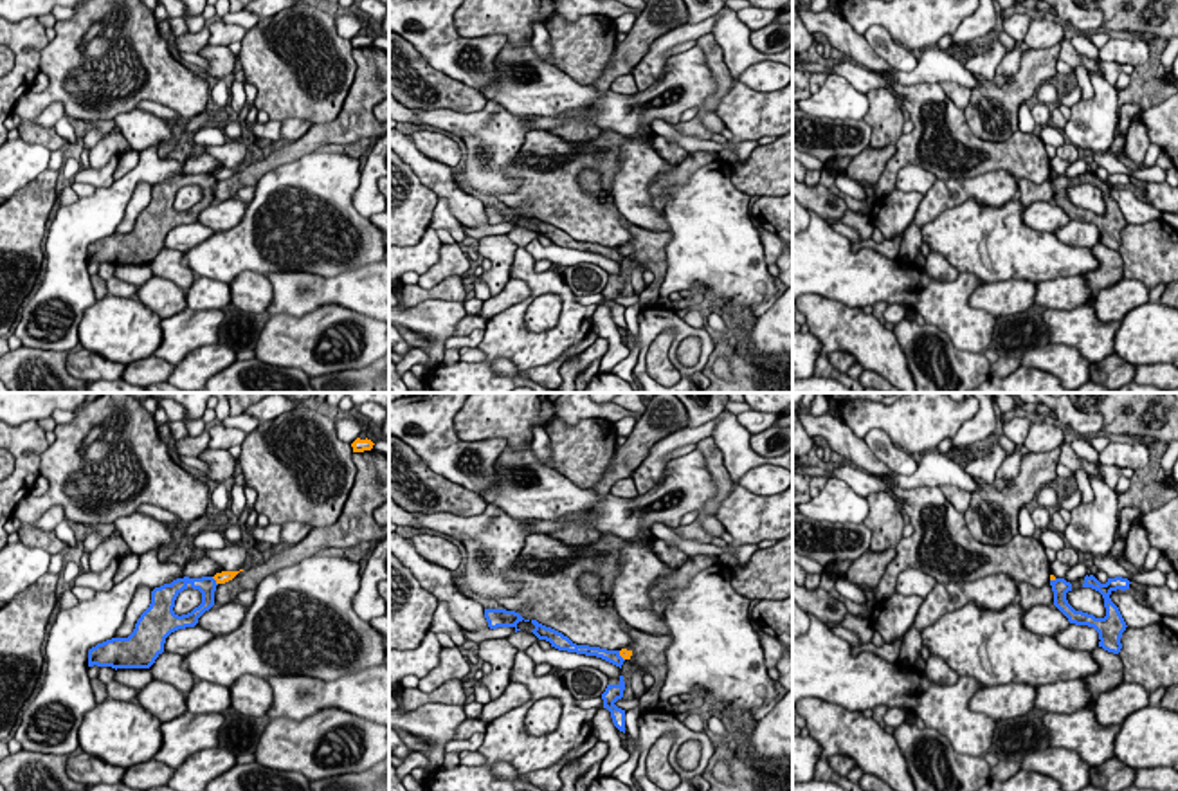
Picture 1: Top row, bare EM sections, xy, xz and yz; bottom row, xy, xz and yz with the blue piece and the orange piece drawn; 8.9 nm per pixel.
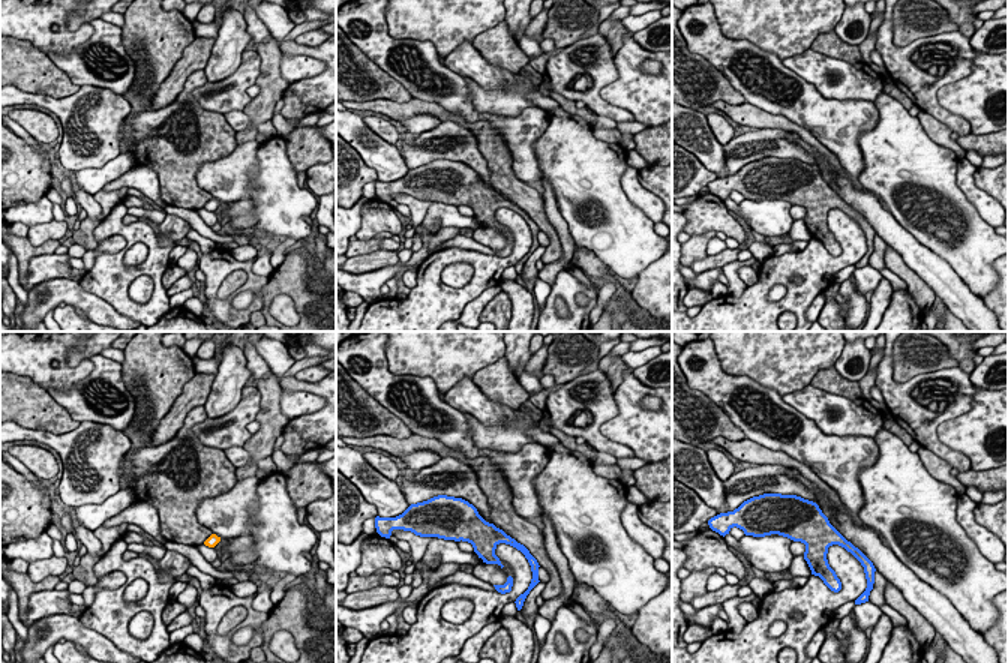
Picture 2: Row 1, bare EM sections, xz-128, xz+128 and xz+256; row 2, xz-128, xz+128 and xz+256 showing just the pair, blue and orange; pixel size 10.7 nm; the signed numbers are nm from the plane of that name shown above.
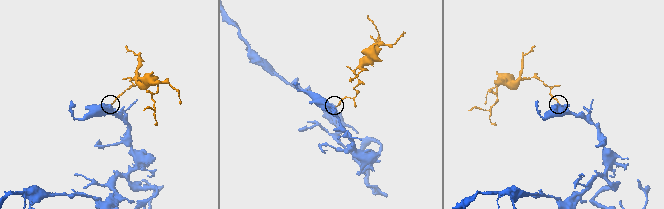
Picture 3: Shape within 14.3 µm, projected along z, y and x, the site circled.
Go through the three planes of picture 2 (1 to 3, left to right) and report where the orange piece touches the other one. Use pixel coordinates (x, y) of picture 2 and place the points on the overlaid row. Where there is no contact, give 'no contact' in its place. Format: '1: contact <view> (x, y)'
1: no contact
2: no contact
3: no contact

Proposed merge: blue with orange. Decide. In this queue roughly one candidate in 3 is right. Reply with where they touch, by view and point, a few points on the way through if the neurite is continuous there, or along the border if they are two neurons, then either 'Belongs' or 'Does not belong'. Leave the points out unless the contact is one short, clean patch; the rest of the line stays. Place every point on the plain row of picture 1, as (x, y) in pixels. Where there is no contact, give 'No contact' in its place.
Touches blue at xy (215, 177). Boundary: xy (211, 173), (217, 181). Does not belong

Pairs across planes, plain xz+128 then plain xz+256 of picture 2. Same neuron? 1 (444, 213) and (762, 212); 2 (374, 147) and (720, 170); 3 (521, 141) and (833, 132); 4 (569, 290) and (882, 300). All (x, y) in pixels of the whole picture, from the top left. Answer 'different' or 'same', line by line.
1: same
2: same
3: same
4: different

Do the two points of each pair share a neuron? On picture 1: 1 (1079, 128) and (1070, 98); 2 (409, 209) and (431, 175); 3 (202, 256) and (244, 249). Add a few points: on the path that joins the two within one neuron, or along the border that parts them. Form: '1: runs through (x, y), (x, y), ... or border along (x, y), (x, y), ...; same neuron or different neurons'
1: border along (1081, 98), (1070, 109); different neurons
2: border along (407, 163), (416, 177), (438, 195); different neurons
3: runs through (213, 256), (224, 256), (233, 251); same neuron

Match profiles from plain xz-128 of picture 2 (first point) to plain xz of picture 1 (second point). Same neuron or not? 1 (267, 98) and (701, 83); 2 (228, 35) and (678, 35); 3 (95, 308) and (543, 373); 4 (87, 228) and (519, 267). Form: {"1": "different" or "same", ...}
{"1": "different", "2": "same", "3": "same", "4": "different"}

